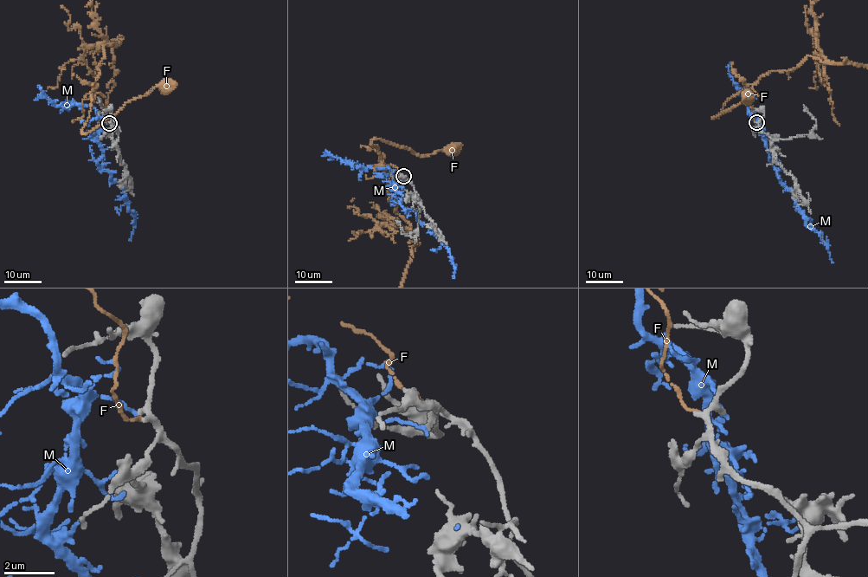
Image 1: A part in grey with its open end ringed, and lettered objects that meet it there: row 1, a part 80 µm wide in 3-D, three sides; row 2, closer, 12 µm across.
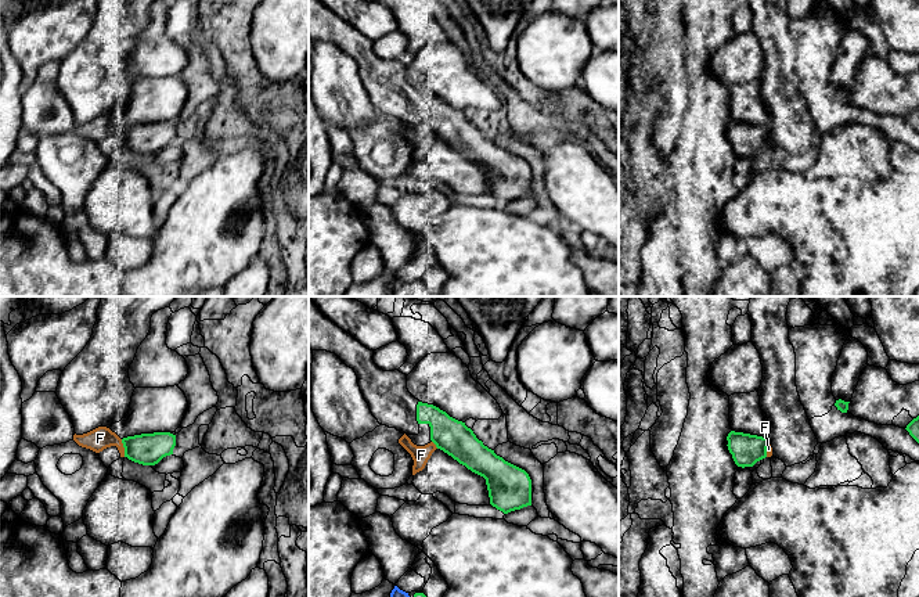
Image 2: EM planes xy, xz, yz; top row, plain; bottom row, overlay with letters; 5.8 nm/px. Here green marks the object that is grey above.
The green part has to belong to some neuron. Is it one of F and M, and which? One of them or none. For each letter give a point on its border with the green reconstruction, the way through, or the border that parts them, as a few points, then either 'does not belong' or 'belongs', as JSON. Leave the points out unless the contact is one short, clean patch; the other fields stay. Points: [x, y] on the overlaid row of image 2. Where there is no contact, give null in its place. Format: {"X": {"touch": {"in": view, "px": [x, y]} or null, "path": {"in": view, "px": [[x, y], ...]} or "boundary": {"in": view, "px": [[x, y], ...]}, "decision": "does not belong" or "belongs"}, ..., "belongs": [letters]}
{"F": {"touch": {"in": "xy", "px": [125, 448]}, "decision": "does not belong"}, "M": {"touch": null, "decision": "does not belong"}, "belongs": []}

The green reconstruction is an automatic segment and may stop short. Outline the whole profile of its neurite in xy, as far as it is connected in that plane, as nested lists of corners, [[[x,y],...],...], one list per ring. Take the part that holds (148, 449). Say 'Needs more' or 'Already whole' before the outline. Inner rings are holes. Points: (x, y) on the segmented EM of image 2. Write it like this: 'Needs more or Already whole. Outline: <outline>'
Already whole. Outline: [[[170,432],[141,434],[123,438],[122,443],[125,457],[143,465],[155,465],[163,457],[173,454],[176,435]]]

